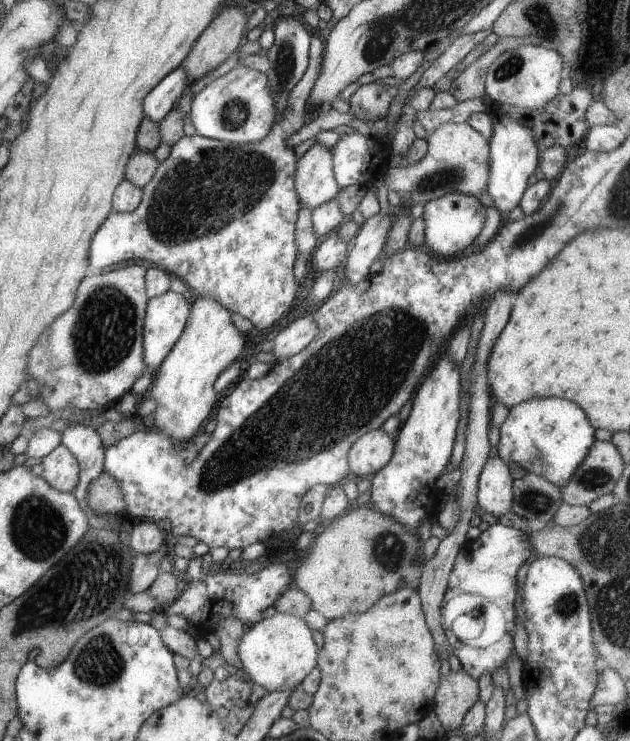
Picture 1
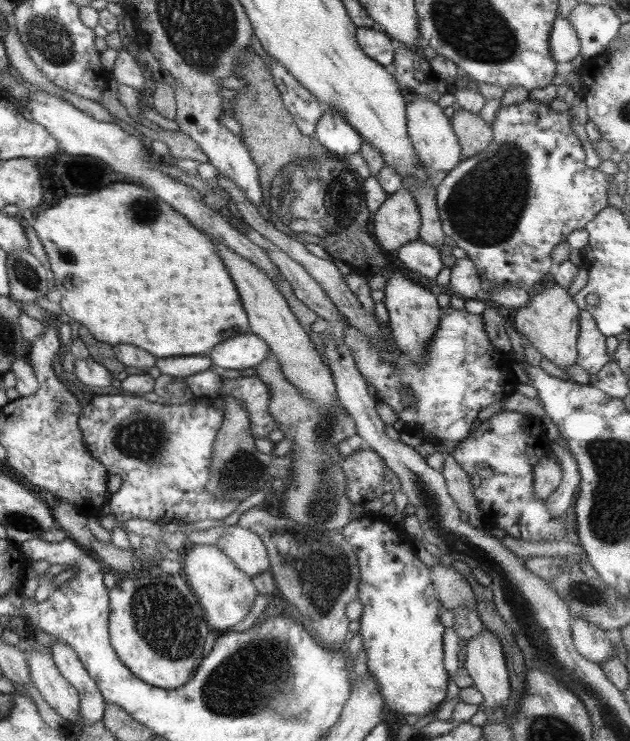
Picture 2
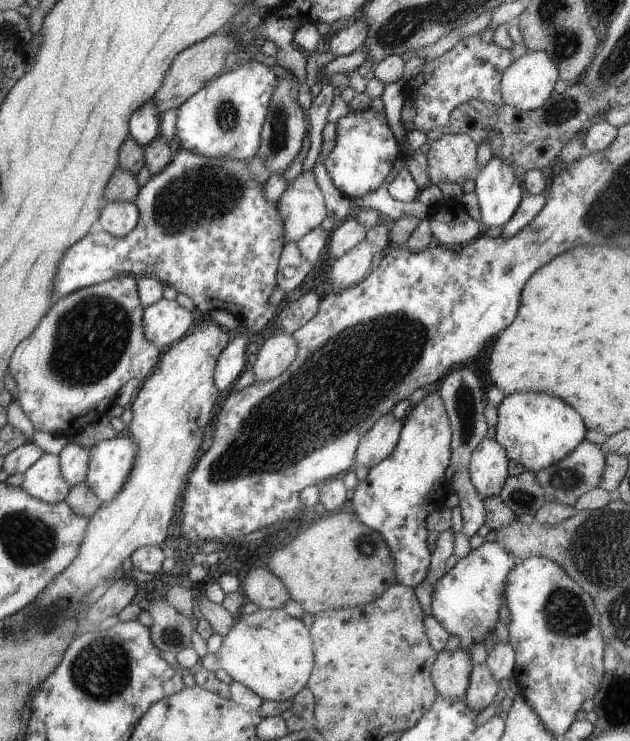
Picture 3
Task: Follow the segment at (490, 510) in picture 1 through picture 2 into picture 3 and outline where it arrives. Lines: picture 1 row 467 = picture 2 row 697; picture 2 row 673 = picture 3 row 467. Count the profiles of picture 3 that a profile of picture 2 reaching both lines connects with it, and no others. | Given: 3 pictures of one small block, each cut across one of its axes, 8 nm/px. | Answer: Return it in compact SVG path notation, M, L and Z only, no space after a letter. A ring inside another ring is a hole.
M483 437L469 458L469 478L473 488L482 496L497 496L507 480L509 458L495 439Z

